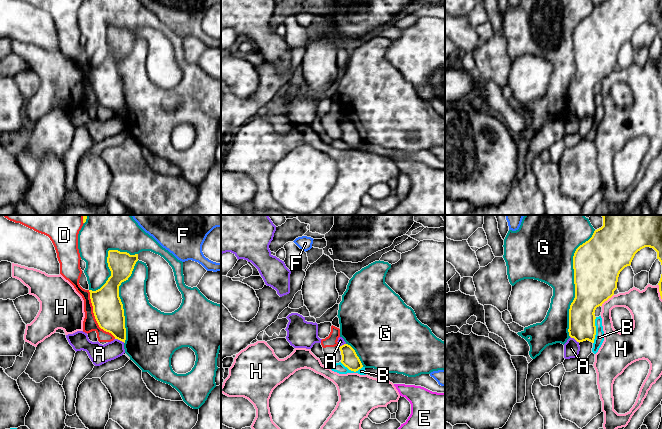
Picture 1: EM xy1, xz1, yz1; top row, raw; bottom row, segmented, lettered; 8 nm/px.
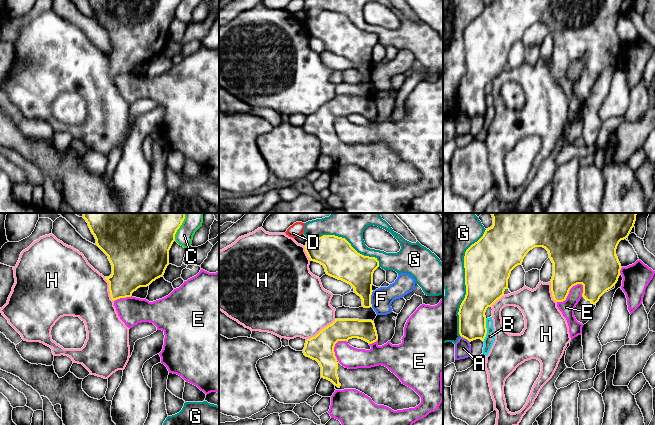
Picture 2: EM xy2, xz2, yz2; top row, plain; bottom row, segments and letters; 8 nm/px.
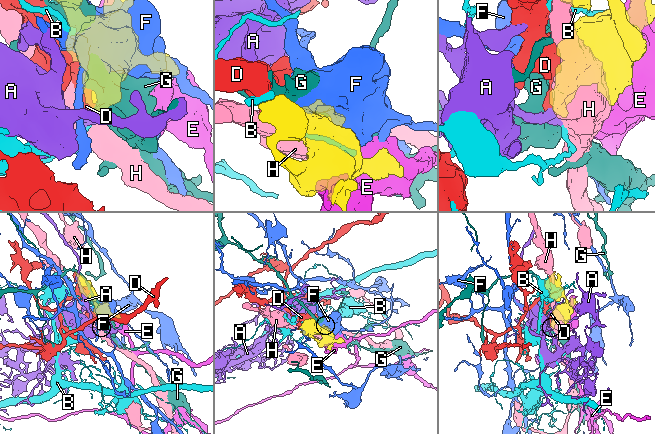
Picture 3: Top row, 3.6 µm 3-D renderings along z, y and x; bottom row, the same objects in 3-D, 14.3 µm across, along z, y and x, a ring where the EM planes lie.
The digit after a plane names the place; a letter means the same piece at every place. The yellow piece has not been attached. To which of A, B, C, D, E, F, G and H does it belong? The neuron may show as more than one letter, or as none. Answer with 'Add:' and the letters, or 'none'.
Add: none

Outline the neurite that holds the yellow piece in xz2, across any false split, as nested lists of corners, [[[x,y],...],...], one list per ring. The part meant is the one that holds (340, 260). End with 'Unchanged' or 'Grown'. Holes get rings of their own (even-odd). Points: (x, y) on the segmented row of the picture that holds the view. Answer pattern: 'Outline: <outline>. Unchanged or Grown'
Outline: [[[335,235],[307,241],[305,251],[310,261],[324,266],[327,275],[350,284],[361,297],[362,307],[372,307],[373,273],[379,267],[377,258],[358,253],[345,238]]]. Unchanged

